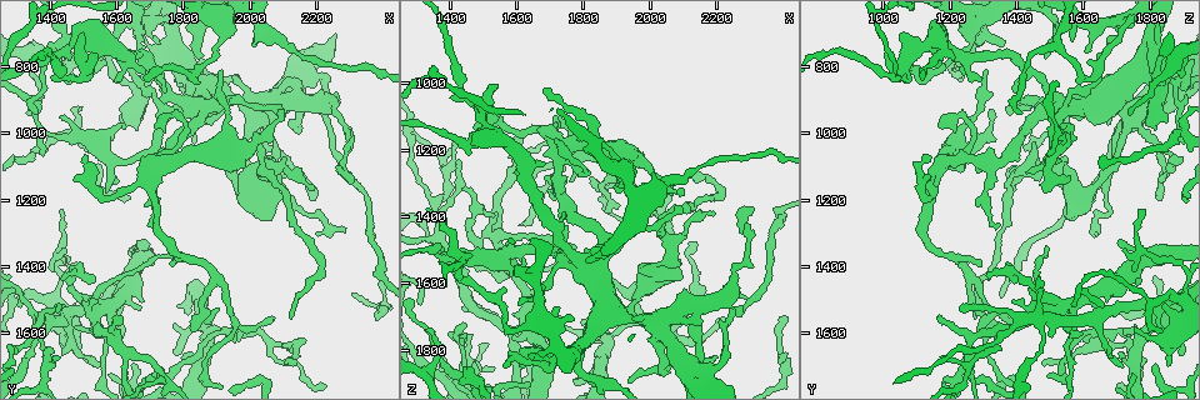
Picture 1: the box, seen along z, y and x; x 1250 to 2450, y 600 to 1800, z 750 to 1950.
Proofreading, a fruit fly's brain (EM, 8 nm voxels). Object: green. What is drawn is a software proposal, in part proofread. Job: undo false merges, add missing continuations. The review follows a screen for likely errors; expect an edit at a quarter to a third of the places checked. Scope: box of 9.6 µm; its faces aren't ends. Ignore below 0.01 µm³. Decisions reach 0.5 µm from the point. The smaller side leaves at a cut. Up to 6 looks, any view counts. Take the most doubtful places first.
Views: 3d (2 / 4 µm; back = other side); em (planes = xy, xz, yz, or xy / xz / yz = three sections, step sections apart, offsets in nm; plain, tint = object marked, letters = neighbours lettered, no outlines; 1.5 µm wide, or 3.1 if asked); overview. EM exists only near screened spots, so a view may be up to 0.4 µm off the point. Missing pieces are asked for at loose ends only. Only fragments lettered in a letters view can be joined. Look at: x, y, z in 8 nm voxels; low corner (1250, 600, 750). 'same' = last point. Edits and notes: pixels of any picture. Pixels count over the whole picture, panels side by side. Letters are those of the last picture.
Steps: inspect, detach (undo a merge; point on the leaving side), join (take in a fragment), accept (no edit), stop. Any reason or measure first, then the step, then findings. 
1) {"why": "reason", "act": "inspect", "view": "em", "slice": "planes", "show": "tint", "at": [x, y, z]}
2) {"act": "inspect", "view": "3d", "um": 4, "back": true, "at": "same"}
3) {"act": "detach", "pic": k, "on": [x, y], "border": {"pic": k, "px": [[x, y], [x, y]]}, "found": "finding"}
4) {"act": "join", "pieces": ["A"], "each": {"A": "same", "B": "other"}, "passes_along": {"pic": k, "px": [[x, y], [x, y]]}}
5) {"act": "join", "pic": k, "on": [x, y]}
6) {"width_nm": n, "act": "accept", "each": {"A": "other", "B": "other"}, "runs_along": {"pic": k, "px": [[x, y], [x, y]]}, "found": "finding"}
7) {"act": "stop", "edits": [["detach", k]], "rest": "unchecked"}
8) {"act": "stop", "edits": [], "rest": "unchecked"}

{"why": "tapers out", "act": "inspect", "view": "em", "slice": "xy", "step": 4, "show": "plain", "at": [1340, 950, 1750]}

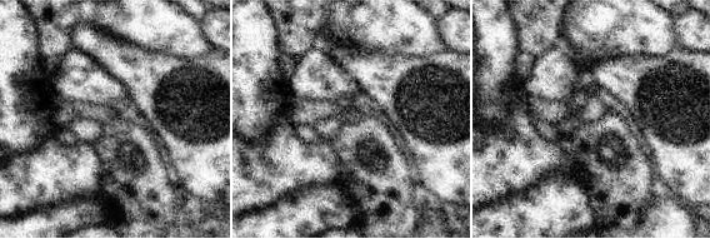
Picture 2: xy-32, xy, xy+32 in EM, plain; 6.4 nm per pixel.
{"why": "what lies round it", "act": "inspect", "view": "em", "slice": "xy", "step": 4, "show": "letters", "at": "same"}

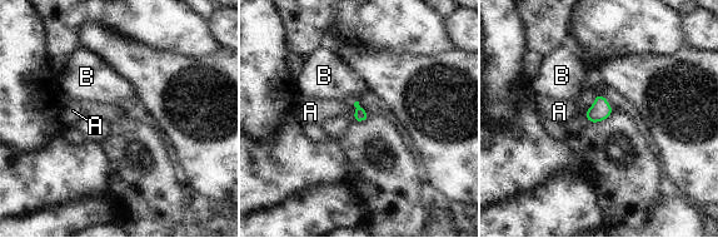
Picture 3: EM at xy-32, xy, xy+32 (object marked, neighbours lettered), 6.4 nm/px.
{"longest_contact_nm": ["A", 110], "act": "accept", "each": {"A": "other", "B": "other"}, "border": {"pic": 3, "px": [[353, 105], [355, 120]]}, "found": "none of them fits"}

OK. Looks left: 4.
{"why": "thick turns thin", "act": "inspect", "view": "em", "slice": "xz", "step": 8, "show": "tint", "at": [2150, 940, 1810]}

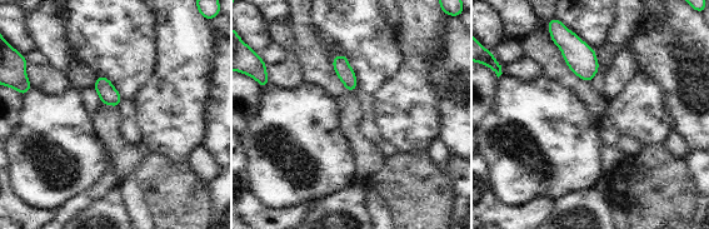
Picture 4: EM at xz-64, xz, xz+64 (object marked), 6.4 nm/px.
{"act": "inspect", "view": "em", "slice": "planes", "show": "letters", "at": "same"}

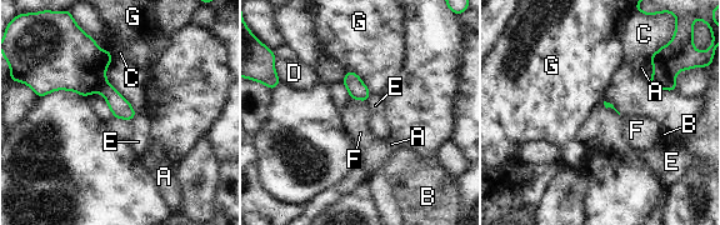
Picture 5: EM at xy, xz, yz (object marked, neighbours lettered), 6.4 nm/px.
{"act": "accept", "each": {"A": "other", "B": "other", "C": "other", "D": "other", "E": "other", "F": "other", "G": "other"}, "border": {"pic": 5, "px": [[114, 116], [129, 121]]}, "found": "continuous, no second neuron"}

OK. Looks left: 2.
{"why": "thin end", "act": "inspect", "view": "em", "um": 3.1, "slice": "xy", "step": 16, "show": "letters", "at": [1870, 1580, 1380]}

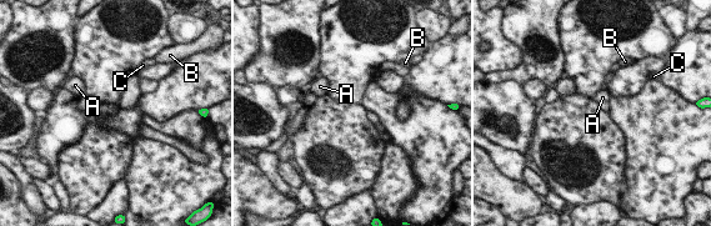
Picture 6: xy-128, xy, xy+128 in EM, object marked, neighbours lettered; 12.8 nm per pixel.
{"why": "another direction", "act": "inspect", "view": "em", "um": 3.1, "slice": "planes", "show": "letters", "at": "same"}

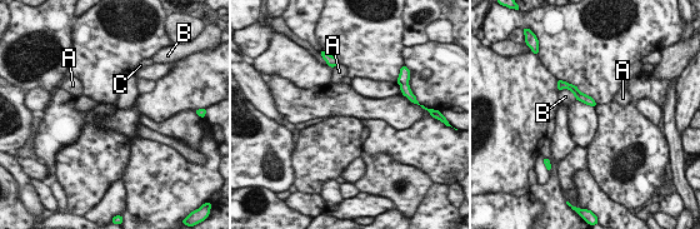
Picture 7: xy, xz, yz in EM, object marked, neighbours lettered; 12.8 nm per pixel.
{"width_nm": 120, "act": "accept", "each": {"A": "other", "B": "other", "C": "other"}, "border": {"pic": 7, "px": [[558, 90], [570, 90], [576, 99]]}, "found": "no lettered fragment goes on from it"}

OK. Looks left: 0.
{"act": "stop", "edits": [], "rest": "unchecked"}

